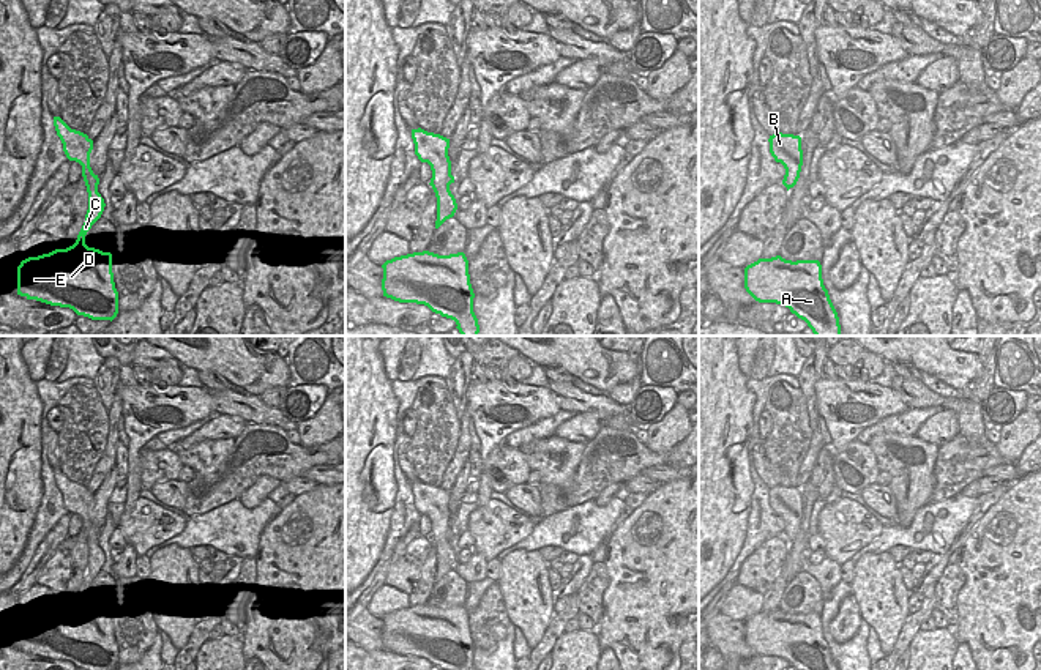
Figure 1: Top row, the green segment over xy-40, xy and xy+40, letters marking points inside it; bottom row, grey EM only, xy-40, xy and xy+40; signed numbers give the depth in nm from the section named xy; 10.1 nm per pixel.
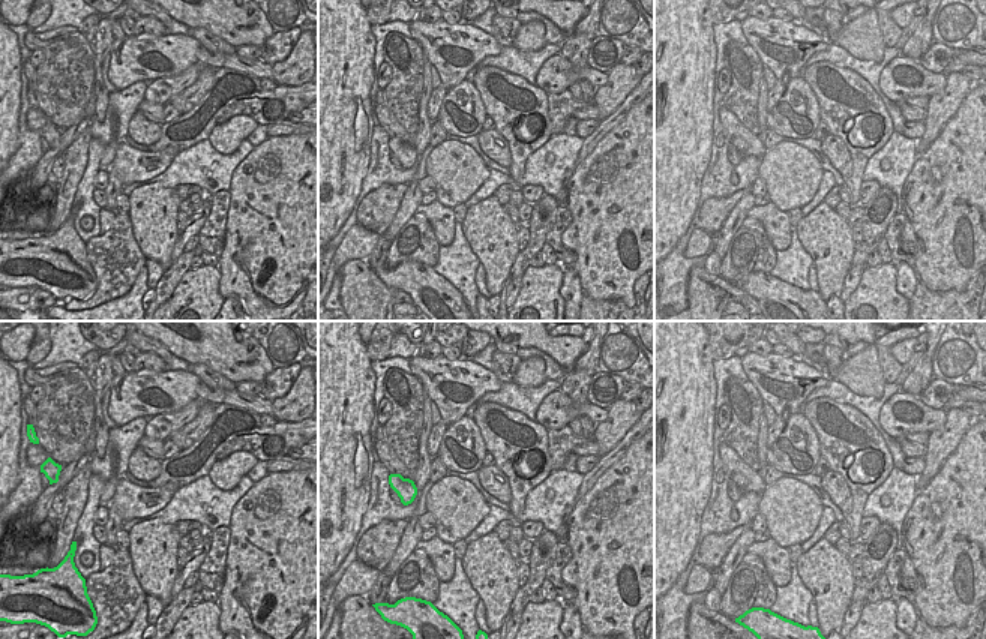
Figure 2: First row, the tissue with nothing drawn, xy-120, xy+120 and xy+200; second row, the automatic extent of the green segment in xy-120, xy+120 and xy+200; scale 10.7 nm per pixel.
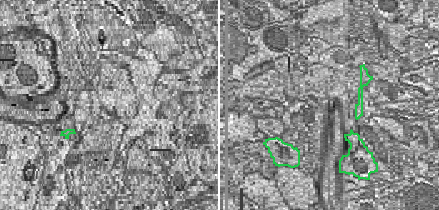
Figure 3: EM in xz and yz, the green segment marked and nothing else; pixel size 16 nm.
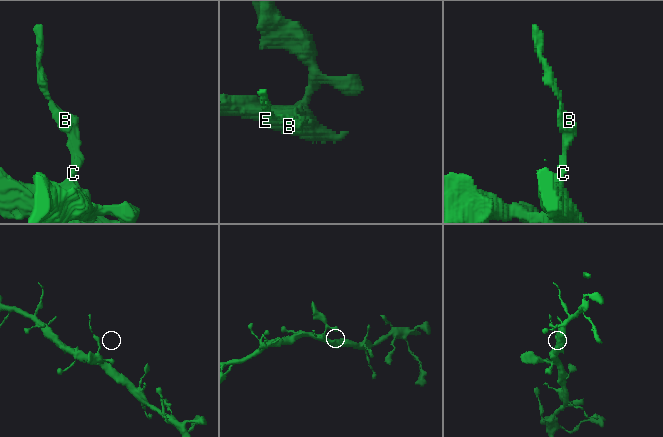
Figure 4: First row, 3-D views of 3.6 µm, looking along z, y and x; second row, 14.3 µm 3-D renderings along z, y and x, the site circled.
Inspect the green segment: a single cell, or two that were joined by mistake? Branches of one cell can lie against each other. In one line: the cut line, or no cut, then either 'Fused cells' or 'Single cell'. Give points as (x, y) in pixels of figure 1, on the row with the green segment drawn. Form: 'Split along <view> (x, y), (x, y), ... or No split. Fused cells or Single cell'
Split along xy (450, 183), (432, 188). Fused cells

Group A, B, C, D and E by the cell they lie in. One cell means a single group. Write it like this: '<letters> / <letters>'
A C D E / B

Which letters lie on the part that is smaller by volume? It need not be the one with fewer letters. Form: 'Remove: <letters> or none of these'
Remove: B

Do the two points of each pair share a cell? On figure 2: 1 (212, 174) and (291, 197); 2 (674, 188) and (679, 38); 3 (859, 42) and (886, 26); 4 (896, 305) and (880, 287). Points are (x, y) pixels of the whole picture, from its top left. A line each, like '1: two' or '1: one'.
1: two
2: one
3: two
4: one

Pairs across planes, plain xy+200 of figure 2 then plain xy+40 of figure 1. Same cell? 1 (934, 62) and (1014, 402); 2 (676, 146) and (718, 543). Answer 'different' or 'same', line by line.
1: same
2: same

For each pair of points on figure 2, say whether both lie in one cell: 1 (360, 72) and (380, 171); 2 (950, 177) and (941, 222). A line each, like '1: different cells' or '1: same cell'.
1: different cells
2: same cell

